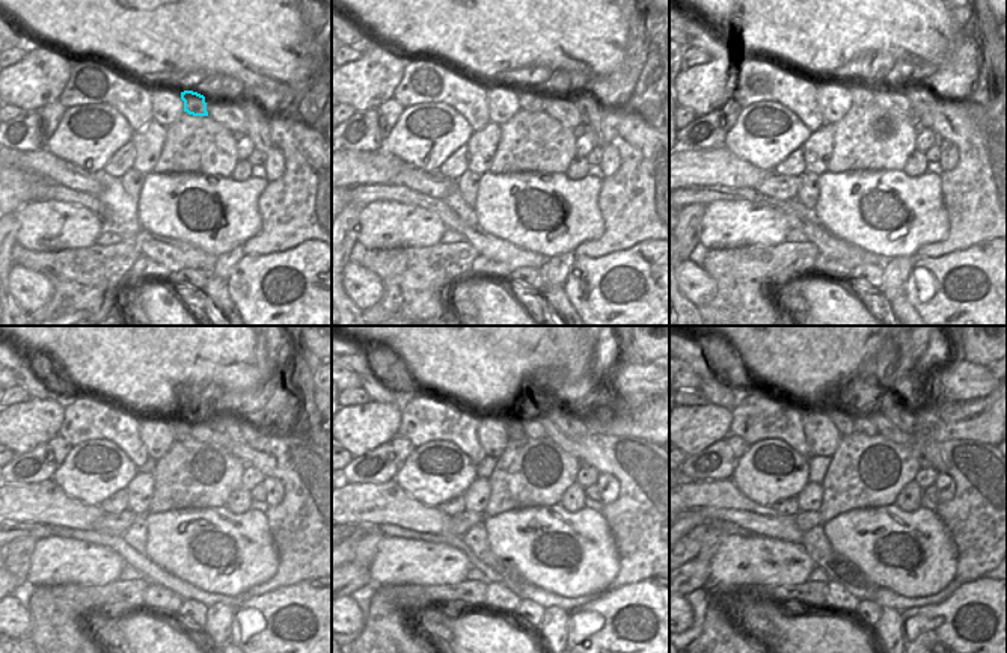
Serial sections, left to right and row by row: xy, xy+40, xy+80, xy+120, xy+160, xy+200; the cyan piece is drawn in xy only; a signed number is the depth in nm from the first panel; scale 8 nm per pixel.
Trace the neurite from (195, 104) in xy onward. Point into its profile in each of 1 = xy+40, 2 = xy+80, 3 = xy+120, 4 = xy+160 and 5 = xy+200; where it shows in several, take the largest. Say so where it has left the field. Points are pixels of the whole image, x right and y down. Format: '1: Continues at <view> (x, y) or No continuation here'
1: Continues at xy+40 (526, 97)
2: Continues at xy+80 (861, 97)
3: Continues at xy+120 (180, 430)
4: Continues at xy+160 (514, 430)
5: Continues at xy+200 (838, 410)

